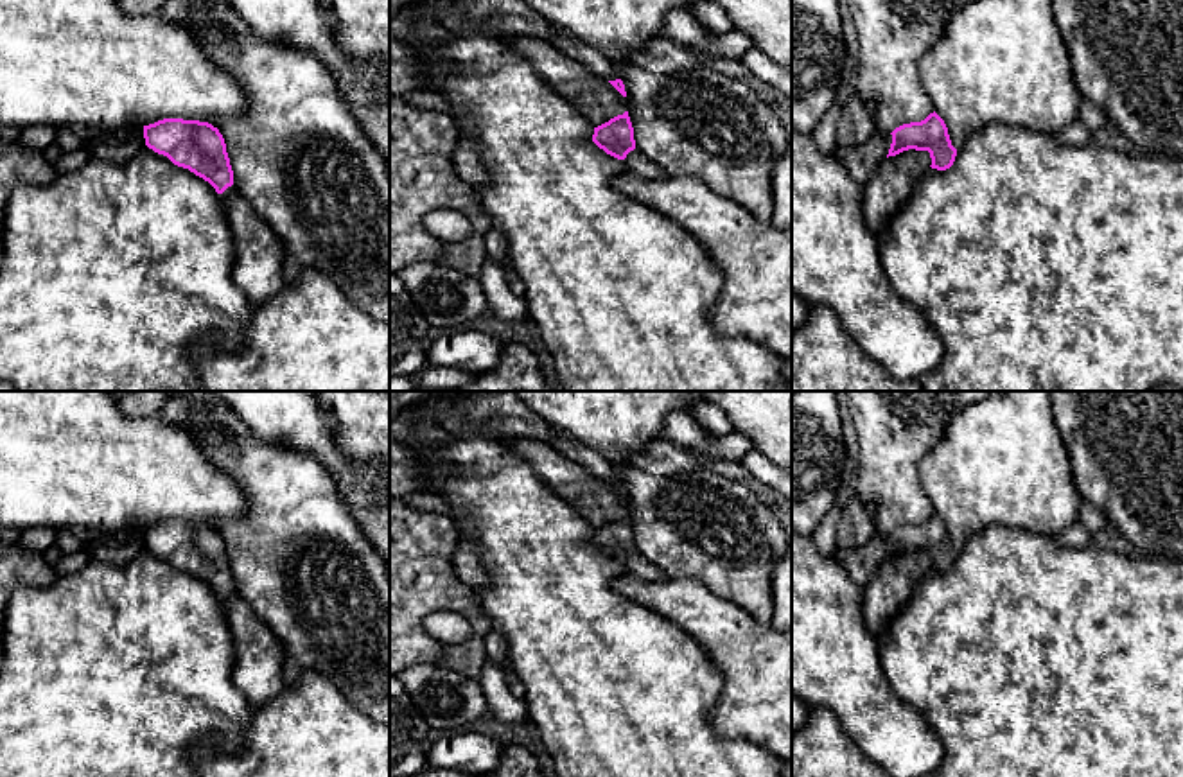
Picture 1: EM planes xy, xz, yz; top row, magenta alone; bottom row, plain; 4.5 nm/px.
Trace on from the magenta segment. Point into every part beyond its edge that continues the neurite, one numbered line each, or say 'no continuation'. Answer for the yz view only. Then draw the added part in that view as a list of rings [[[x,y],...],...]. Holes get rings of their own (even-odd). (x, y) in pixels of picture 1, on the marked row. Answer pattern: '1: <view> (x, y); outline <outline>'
1: yz (862, 160); outline [[[874,133],[869,142],[856,147],[837,145],[833,156],[837,156],[851,178],[863,187],[876,167],[887,158],[890,144],[890,133]]]

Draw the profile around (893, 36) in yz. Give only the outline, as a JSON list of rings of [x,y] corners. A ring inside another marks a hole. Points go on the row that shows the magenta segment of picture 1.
[[[847,0],[847,7],[858,39],[856,93],[874,106],[874,133],[924,120],[933,106],[921,84],[921,63],[960,5],[955,0]]]

